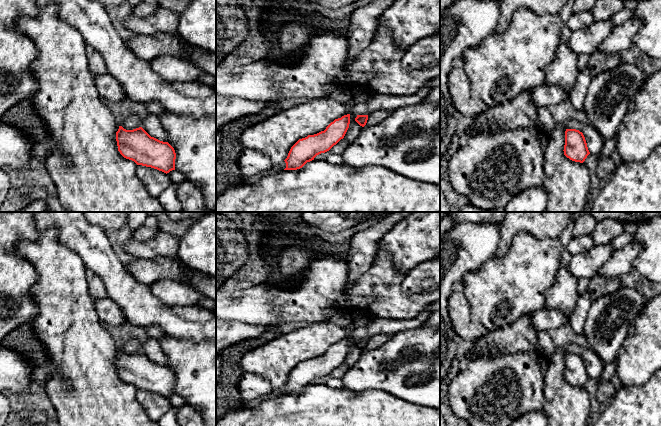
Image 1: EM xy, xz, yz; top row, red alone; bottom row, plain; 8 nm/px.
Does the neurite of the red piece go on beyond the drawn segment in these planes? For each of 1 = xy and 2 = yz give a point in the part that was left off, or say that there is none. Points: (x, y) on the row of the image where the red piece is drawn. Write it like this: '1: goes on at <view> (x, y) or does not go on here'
1: does not go on here
2: does not go on here

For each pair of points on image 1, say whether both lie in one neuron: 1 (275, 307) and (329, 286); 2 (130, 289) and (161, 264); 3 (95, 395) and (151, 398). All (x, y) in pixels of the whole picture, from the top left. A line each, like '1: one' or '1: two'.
1: one
2: two
3: two

